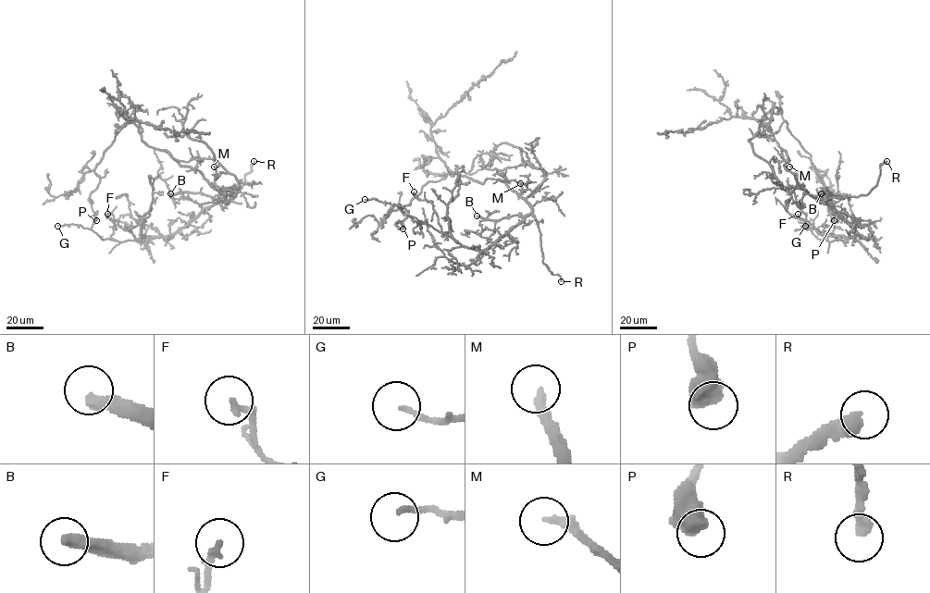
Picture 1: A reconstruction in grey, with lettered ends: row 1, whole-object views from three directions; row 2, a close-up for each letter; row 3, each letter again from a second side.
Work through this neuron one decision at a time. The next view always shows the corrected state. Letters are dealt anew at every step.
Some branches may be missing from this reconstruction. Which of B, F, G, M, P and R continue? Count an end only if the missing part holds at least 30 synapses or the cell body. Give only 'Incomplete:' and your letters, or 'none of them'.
Incomplete: B, M, R

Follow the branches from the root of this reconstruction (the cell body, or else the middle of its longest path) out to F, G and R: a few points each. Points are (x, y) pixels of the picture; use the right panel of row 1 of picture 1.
F: (787, 170), (807, 192), (832, 206), (856, 233), (836, 239), (826, 231), (808, 228), (805, 221), (798, 214)
G: (787, 170), (807, 192), (832, 206), (856, 233), (828, 241), (818, 239), (809, 225), (805, 226)
R: (787, 170), (807, 192), (824, 201), (832, 197), (866, 195), (876, 185), (880, 166), (886, 161)

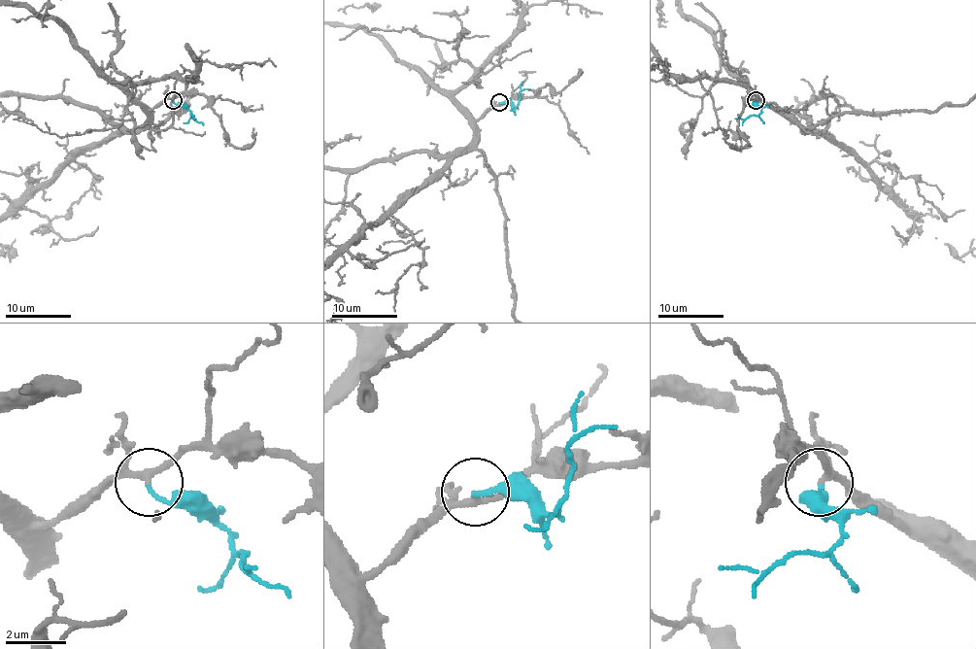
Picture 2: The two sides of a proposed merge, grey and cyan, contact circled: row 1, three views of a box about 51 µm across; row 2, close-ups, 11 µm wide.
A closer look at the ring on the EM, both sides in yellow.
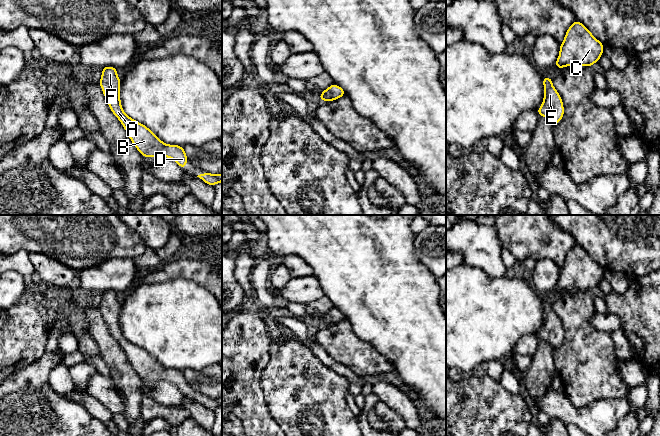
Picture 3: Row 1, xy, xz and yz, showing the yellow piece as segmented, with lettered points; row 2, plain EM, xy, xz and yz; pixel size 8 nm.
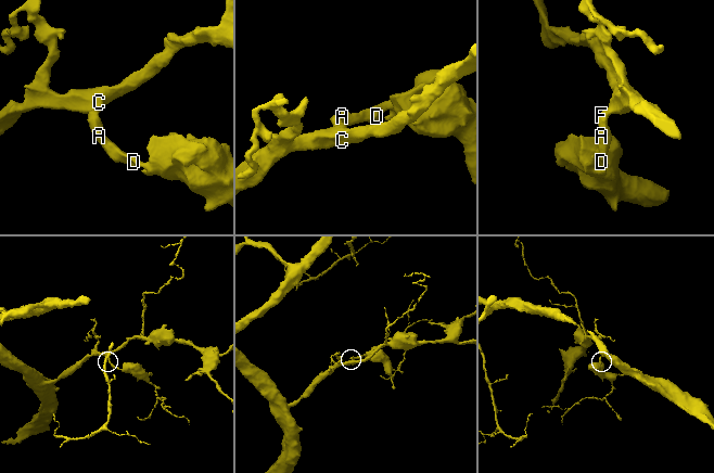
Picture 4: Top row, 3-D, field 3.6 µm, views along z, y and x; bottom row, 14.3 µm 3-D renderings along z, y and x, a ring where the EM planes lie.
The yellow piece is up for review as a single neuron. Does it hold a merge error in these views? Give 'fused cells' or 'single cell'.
single cell

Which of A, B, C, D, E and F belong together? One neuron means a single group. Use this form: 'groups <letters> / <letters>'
groups A B C D E F

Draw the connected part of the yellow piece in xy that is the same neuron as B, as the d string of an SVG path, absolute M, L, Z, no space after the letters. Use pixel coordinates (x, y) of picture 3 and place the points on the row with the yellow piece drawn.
M111 66L103 67L99 83L111 111L122 123L129 138L144 158L169 157L176 161L182 169L185 169L188 157L182 146L163 143L145 125L124 113L120 102L121 79L117 77L117 68Z

